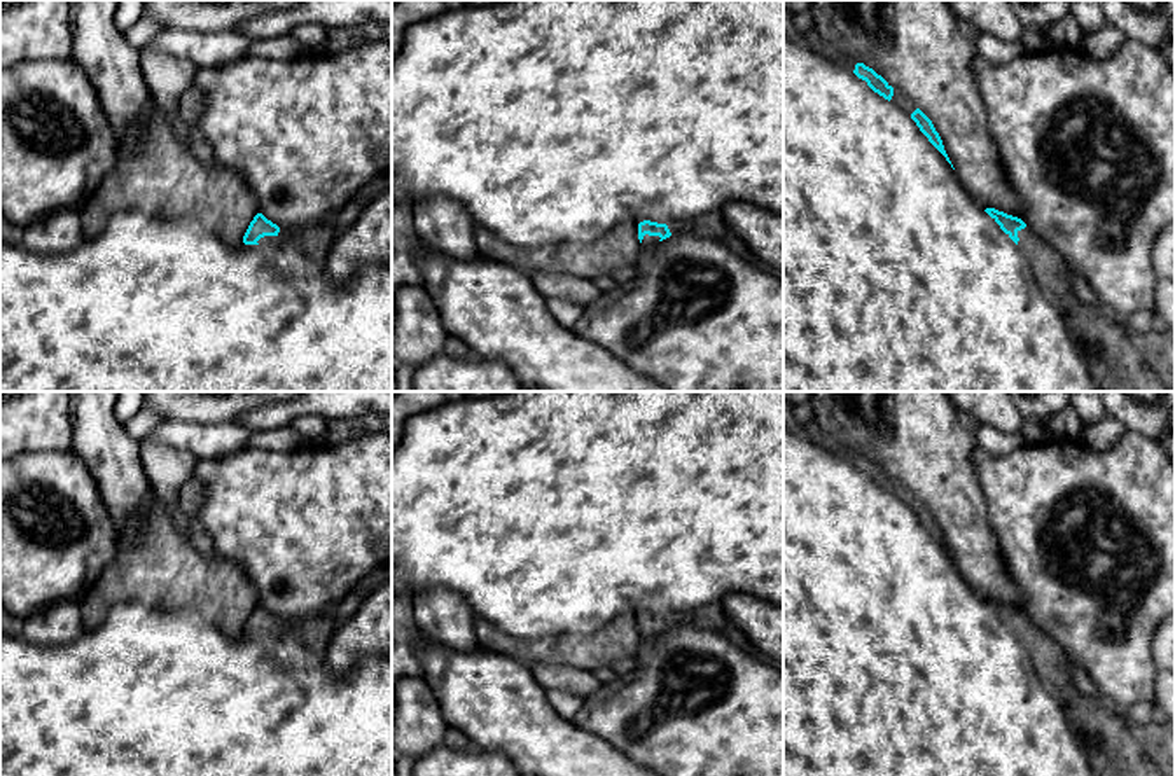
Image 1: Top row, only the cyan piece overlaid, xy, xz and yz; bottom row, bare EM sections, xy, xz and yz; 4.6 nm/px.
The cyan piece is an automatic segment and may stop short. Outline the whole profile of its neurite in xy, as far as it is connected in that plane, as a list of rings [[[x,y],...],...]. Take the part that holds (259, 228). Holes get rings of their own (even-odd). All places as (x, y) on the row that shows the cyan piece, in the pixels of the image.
[[[257,213],[250,222],[243,243],[245,245],[269,245],[269,243],[285,243],[302,250],[316,264],[323,266],[334,236],[329,227],[304,227],[295,234],[282,238],[280,227],[268,220],[262,213]]]

